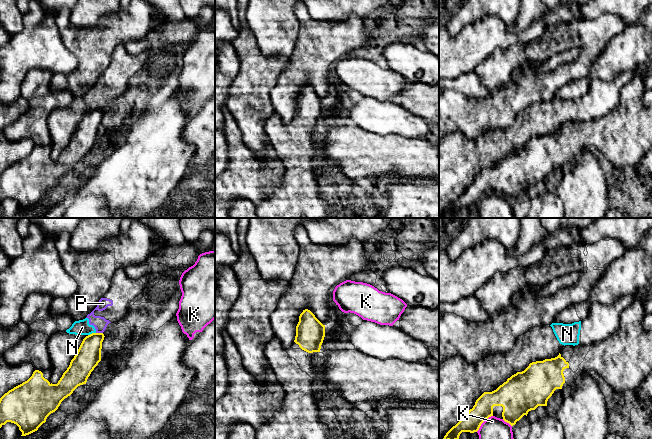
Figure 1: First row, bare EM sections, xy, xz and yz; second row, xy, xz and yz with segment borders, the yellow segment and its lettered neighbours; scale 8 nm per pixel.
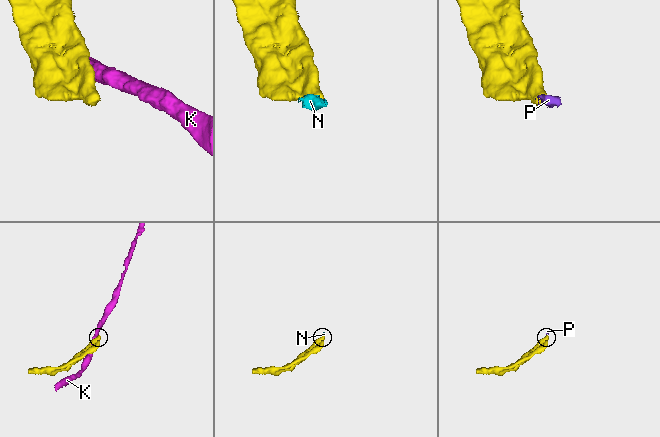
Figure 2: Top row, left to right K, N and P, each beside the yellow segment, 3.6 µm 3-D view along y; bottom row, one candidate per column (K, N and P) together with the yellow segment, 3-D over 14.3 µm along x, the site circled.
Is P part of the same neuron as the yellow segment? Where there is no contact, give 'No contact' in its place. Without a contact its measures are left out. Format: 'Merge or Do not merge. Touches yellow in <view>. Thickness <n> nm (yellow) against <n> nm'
Do not merge. Touches yellow in xy. Thickness 200 nm (yellow) against 110 nm

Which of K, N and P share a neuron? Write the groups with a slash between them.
K / N P

